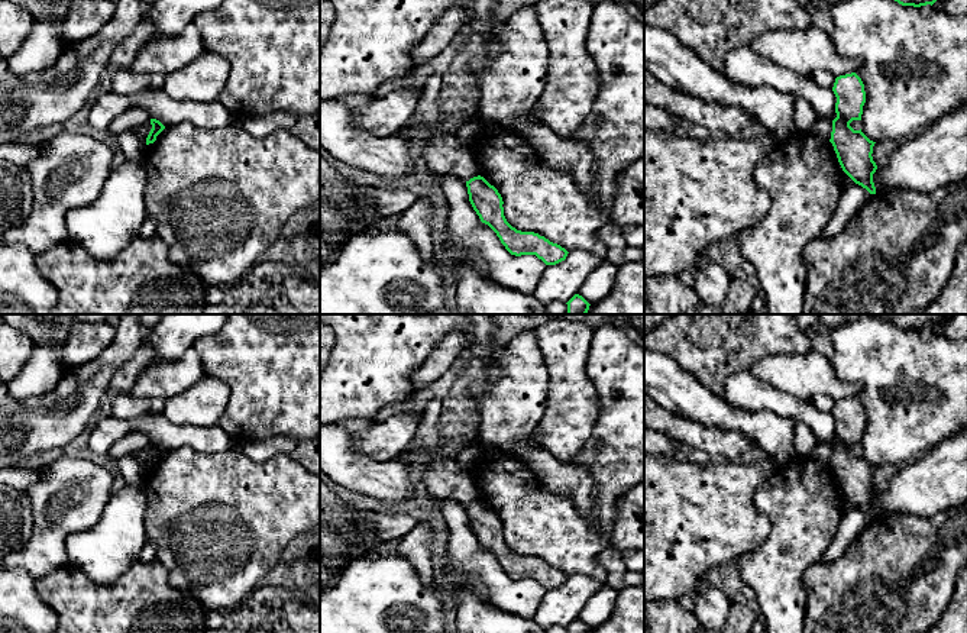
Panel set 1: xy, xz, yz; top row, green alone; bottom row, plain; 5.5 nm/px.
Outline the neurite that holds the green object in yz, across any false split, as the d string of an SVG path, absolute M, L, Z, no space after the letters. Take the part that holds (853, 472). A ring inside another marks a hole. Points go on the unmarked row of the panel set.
M845 398L835 403L832 416L837 422L832 456L829 466L834 471L843 495L870 519L876 519L873 498L877 494L873 485L873 471L863 456L854 455L850 448L861 445L866 416L861 403L856 398Z

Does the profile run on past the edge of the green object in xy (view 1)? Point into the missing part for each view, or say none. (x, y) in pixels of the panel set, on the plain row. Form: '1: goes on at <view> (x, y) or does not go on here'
1: does not go on here

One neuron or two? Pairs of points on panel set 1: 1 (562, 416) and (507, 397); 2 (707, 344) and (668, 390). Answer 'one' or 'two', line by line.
1: two
2: two

